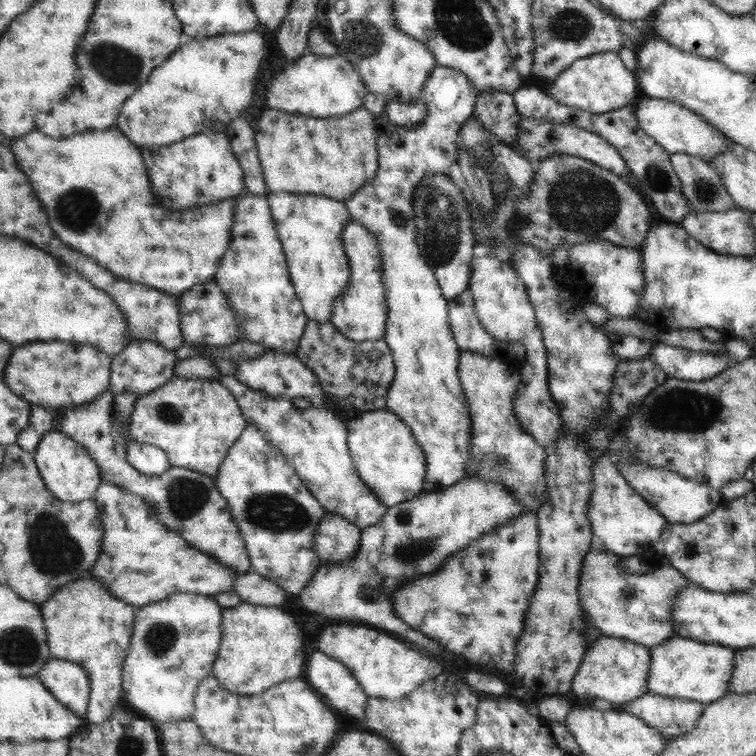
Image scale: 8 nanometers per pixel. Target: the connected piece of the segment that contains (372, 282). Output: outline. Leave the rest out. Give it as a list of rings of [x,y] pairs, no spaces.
[[[349,221],[342,231],[344,254],[350,265],[350,280],[345,292],[333,304],[330,322],[350,340],[380,340],[385,335],[388,314],[382,278],[382,255],[376,237],[361,224]]]

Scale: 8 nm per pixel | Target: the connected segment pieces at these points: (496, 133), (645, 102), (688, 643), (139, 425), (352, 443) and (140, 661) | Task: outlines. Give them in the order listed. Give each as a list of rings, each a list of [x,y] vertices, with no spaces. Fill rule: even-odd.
[[[480,90],[474,116],[494,141],[514,148],[514,141],[518,139],[520,115],[516,111],[512,94],[505,90]]]
[[[644,94],[634,103],[638,128],[656,142],[669,155],[685,153],[705,160],[707,163],[728,151],[728,137],[724,137],[716,128],[704,121],[702,116],[690,112],[684,105],[676,101],[650,98]]]
[[[674,635],[662,644],[649,649],[650,669],[647,687],[650,693],[660,696],[688,699],[706,706],[729,692],[728,685],[734,670],[736,650],[709,642],[700,642]]]
[[[178,375],[161,388],[139,395],[129,418],[129,425],[122,432],[114,423],[116,414],[113,410],[113,442],[124,447],[125,438],[129,438],[157,446],[166,452],[171,466],[187,468],[213,479],[228,449],[247,427],[236,399],[219,381],[183,379]]]
[[[387,409],[370,410],[347,422],[347,445],[366,486],[388,507],[417,497],[425,483],[426,459],[412,431]]]
[[[175,593],[166,600],[134,607],[134,625],[128,655],[122,669],[122,688],[126,702],[141,712],[155,725],[172,721],[192,721],[195,711],[195,694],[201,680],[211,675],[218,657],[222,636],[222,608],[212,600],[213,596]]]

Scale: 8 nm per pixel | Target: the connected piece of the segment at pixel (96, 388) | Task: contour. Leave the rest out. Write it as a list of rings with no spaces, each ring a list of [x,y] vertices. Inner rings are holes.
[[[34,341],[13,347],[5,368],[11,392],[31,405],[61,410],[92,402],[110,387],[112,357],[89,344]]]

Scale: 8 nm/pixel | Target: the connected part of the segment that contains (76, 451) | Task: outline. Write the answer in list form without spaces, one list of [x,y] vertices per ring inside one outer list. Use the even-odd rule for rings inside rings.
[[[56,429],[41,436],[37,449],[32,455],[46,488],[58,500],[71,503],[88,500],[94,496],[103,480],[96,461],[88,454],[87,450]]]

